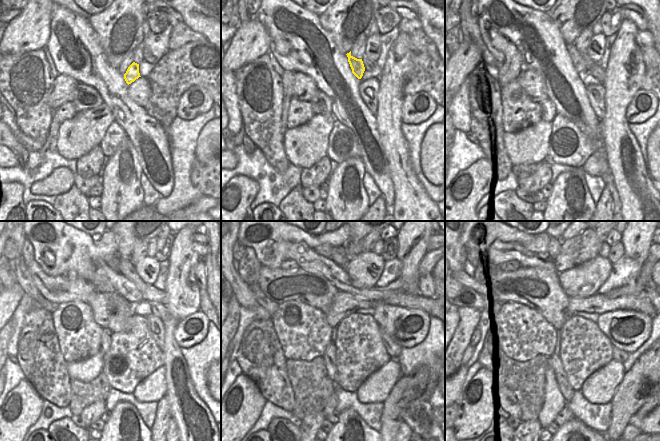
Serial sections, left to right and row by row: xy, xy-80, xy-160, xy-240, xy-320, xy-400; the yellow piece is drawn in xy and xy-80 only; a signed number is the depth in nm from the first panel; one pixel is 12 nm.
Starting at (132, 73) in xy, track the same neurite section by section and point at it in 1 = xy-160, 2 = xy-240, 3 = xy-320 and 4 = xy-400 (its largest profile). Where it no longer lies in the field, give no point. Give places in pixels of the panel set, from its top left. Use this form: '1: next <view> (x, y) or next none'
1: next xy-160 (576, 57)
2: next xy-240 (112, 260)
3: next xy-320 (325, 250)
4: next xy-400 (539, 245)

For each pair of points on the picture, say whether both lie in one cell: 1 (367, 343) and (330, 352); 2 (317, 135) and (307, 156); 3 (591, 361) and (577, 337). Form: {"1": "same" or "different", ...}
{"1": "different", "2": "same", "3": "same"}

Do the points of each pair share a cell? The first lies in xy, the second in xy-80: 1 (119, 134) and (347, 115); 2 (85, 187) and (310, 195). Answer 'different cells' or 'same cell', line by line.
1: different cells
2: same cell

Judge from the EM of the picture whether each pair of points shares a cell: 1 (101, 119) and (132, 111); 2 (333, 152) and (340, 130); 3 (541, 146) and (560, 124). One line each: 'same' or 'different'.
1: different
2: same
3: different

